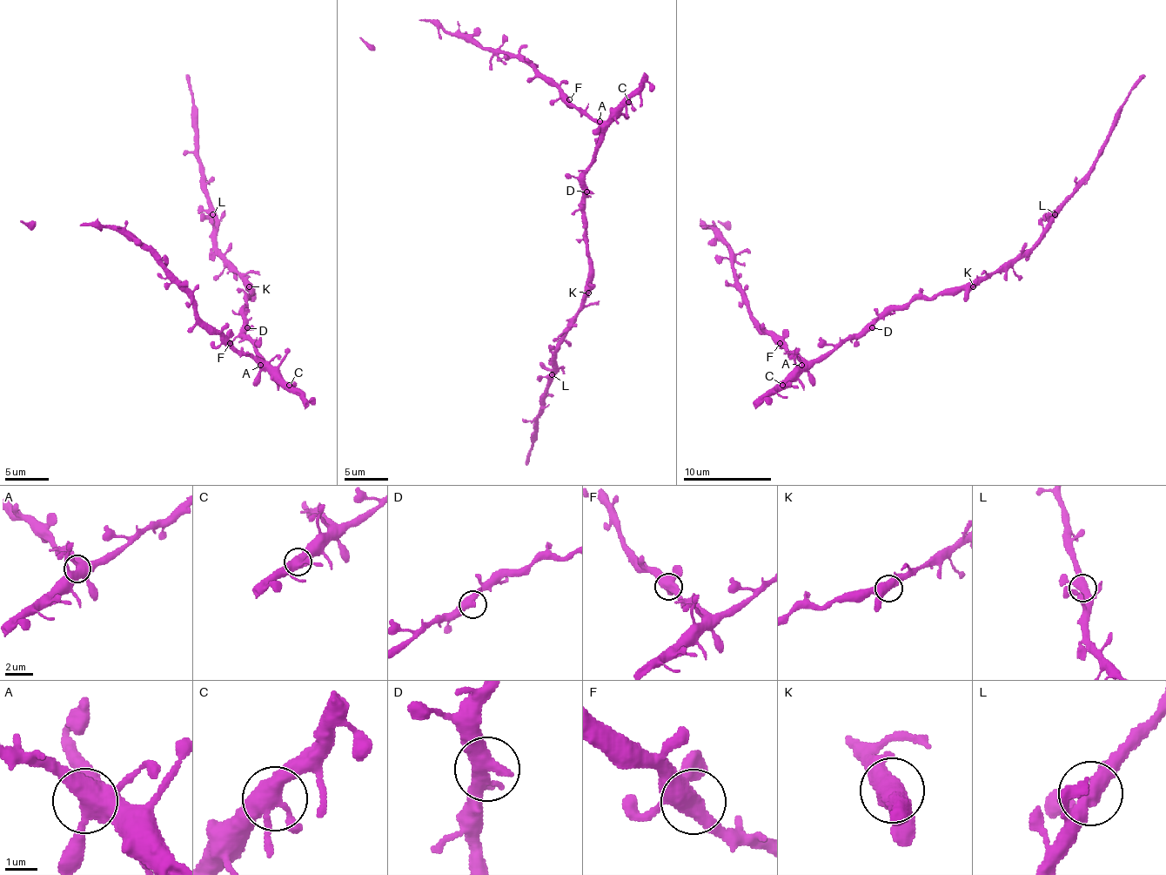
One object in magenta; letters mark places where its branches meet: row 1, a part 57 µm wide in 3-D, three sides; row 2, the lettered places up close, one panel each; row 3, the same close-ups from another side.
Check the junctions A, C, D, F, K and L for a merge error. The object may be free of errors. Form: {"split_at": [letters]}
{"split_at": []}

